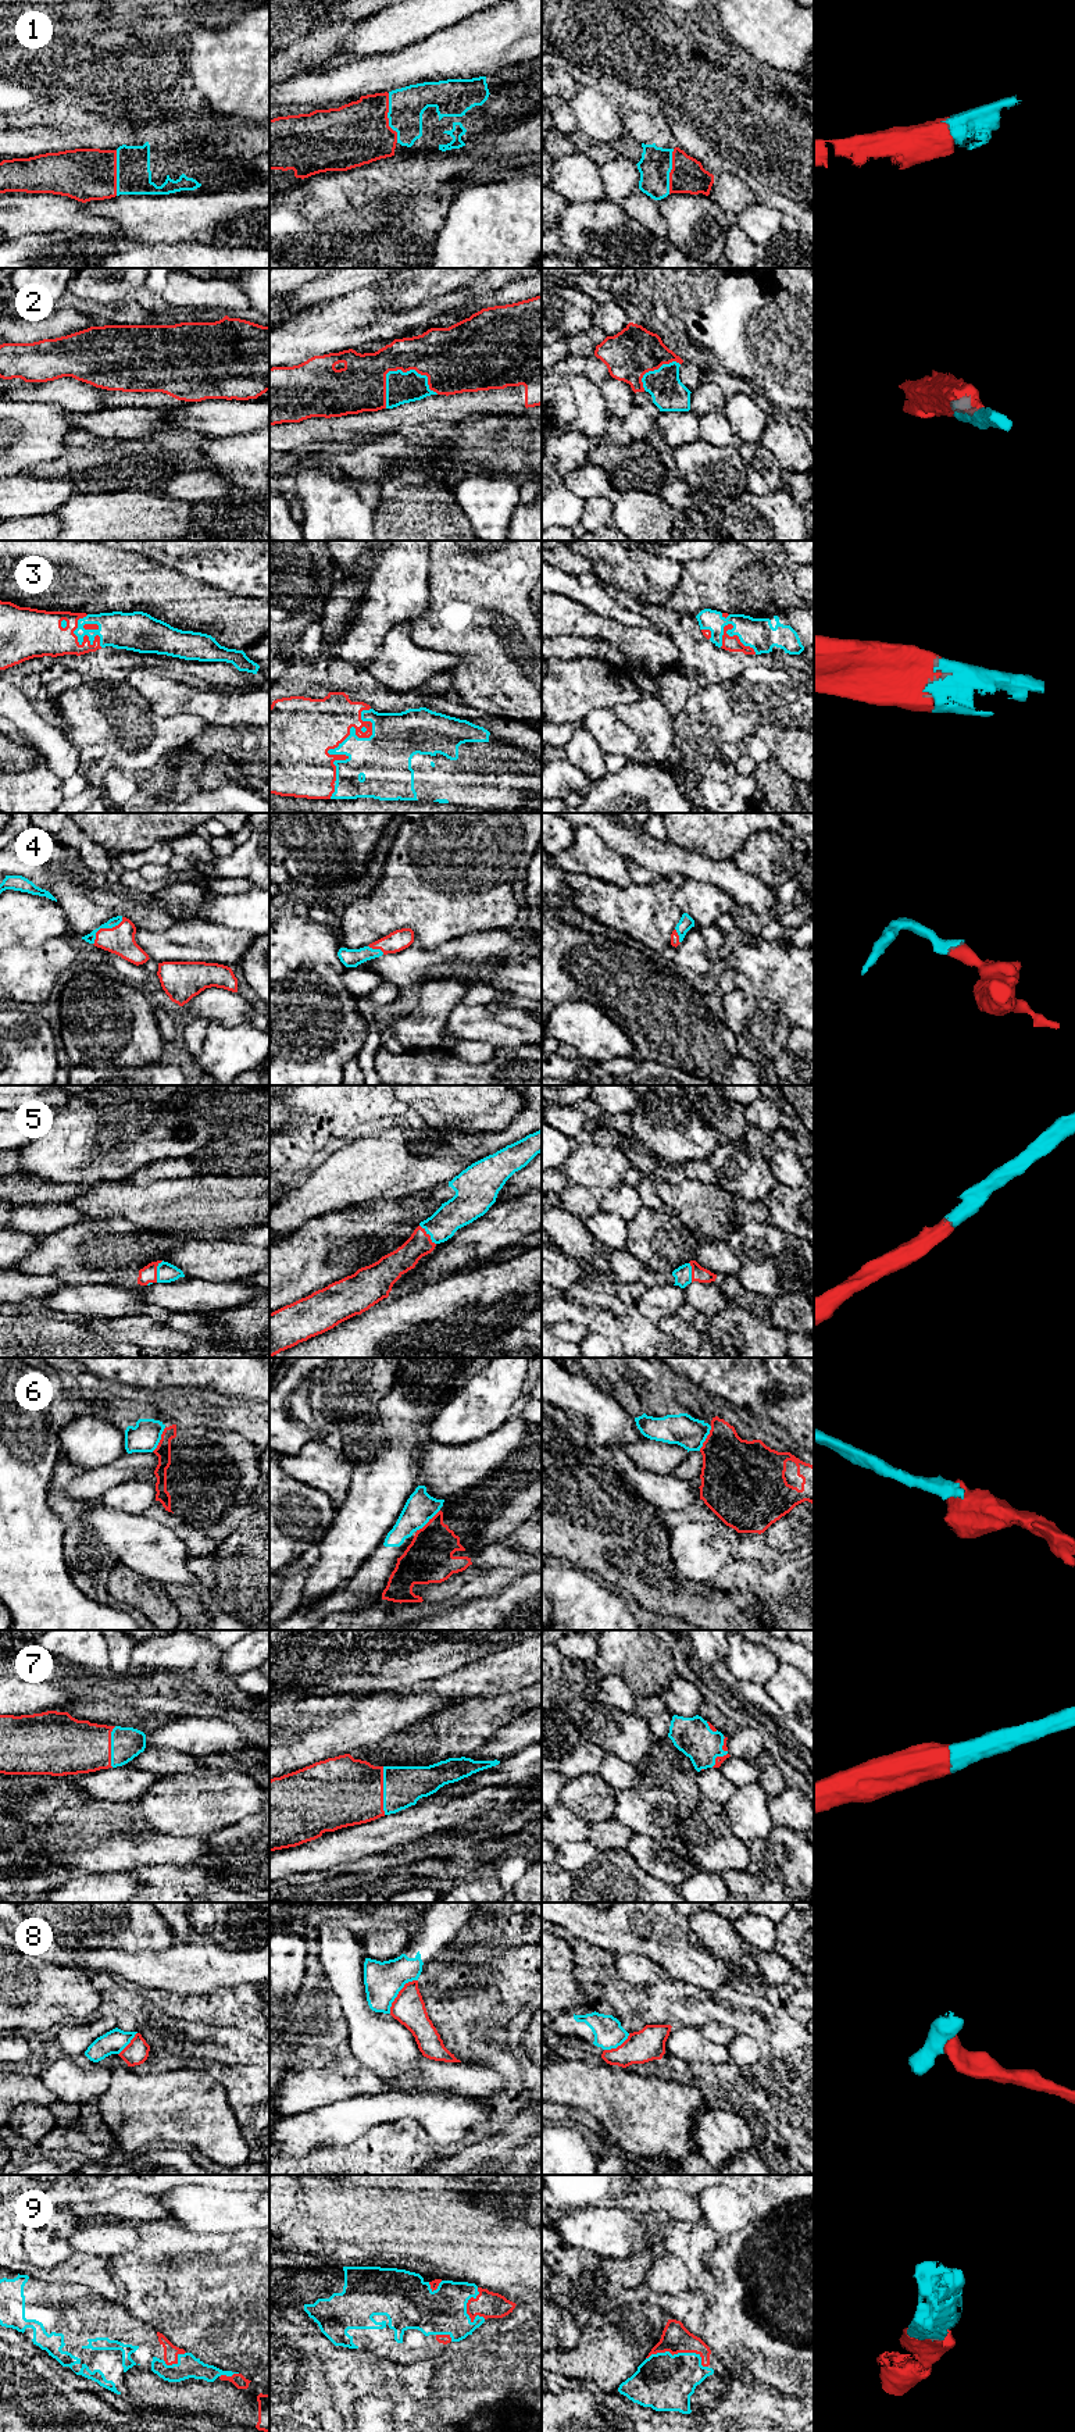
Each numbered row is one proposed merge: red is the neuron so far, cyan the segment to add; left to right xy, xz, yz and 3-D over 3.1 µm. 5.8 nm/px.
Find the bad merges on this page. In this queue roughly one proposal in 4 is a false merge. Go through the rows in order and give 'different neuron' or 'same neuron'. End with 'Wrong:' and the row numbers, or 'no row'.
1: same neuron
2: same neuron
3: same neuron
4: same neuron
5: same neuron
6: different neuron
7: same neuron
8: different neuron
9: same neuron
Wrong: 6, 8

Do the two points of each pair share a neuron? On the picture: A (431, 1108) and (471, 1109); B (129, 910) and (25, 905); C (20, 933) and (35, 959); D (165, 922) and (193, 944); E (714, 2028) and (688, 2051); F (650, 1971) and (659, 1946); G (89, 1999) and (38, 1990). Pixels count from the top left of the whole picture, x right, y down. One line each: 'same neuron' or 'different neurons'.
A: same neuron
B: different neurons
C: different neurons
D: different neurons
E: different neurons
F: different neurons
G: same neuron

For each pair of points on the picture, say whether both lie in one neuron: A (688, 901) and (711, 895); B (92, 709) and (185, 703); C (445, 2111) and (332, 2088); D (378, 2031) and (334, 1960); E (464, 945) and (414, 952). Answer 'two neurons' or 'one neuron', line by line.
A: one neuron
B: two neurons
C: two neurons
D: one neuron
E: one neuron

